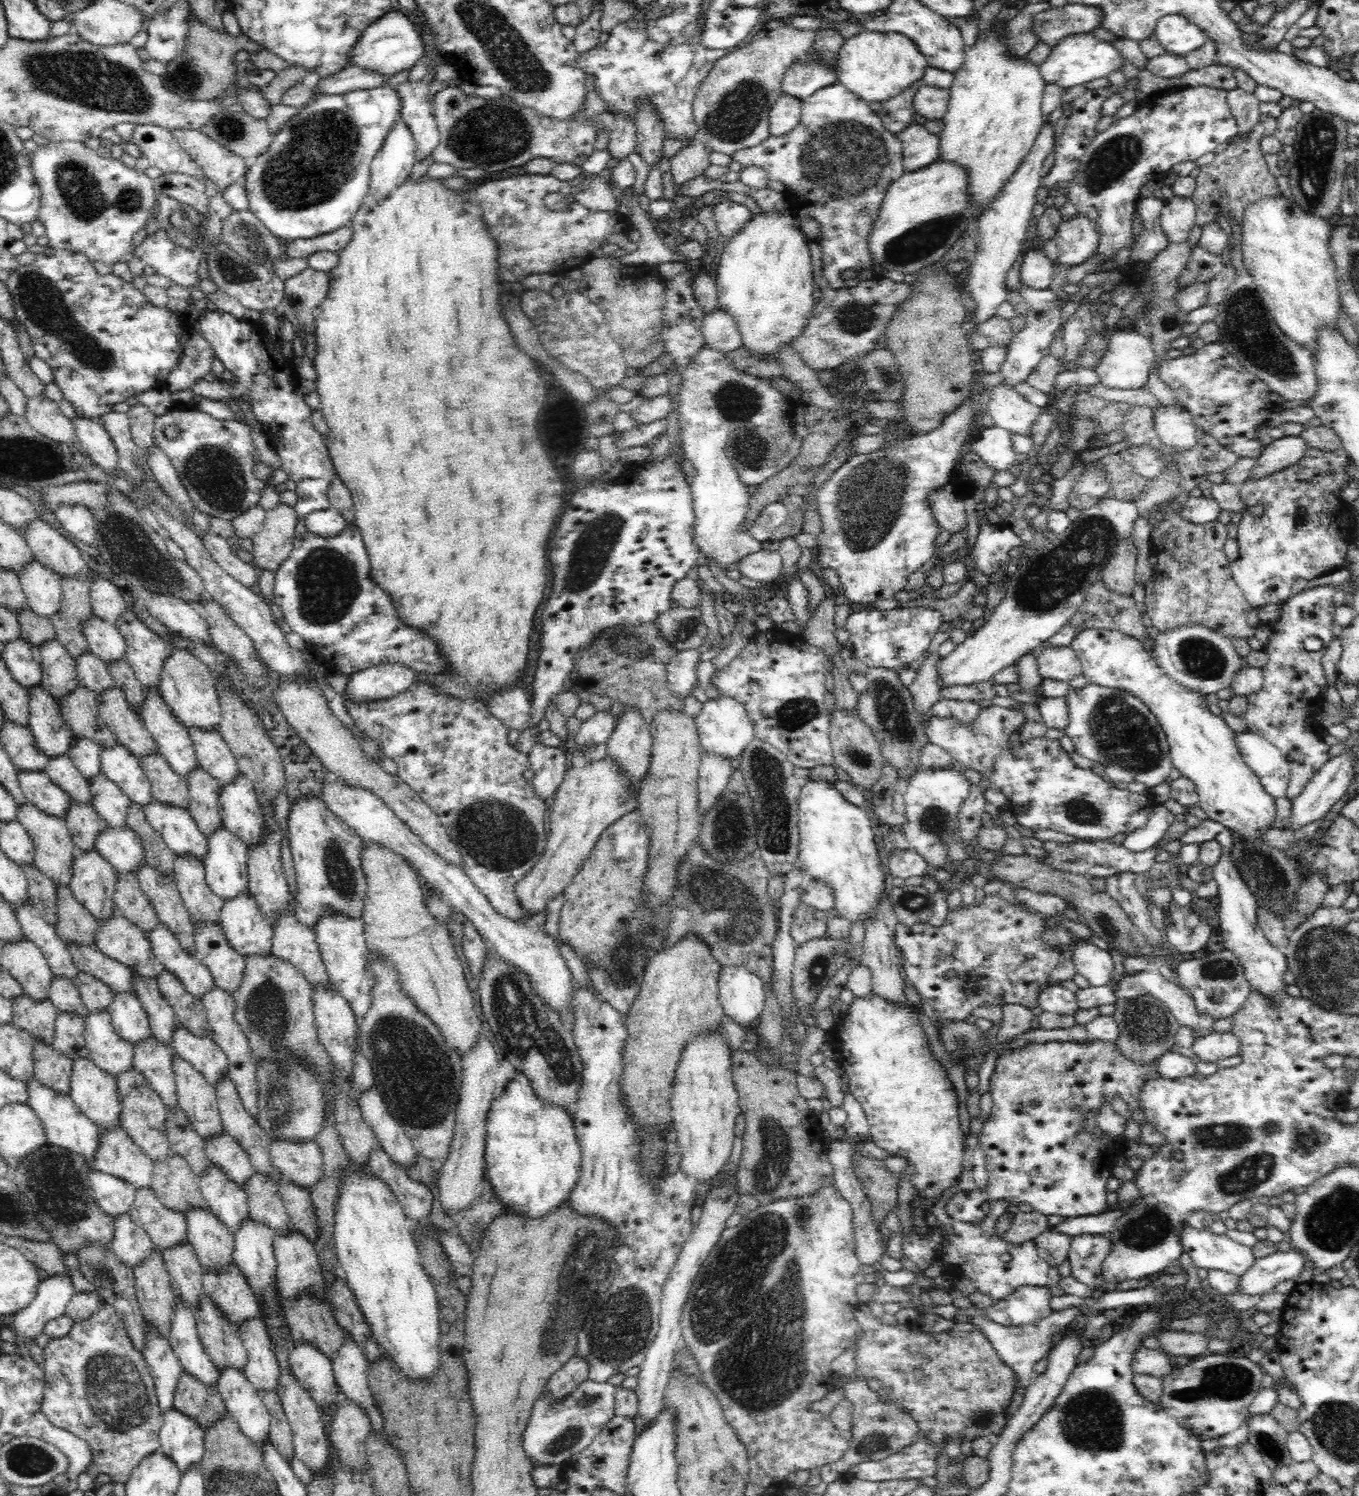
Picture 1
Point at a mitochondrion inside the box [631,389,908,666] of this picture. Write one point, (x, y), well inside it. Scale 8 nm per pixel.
(752, 449)

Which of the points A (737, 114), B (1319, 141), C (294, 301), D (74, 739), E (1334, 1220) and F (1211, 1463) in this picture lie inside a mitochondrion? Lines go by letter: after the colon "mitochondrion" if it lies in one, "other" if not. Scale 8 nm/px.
A: mitochondrion
B: mitochondrion
C: other
D: other
E: mitochondrion
F: other

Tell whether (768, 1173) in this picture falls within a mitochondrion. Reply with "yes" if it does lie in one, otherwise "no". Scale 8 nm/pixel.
yes

